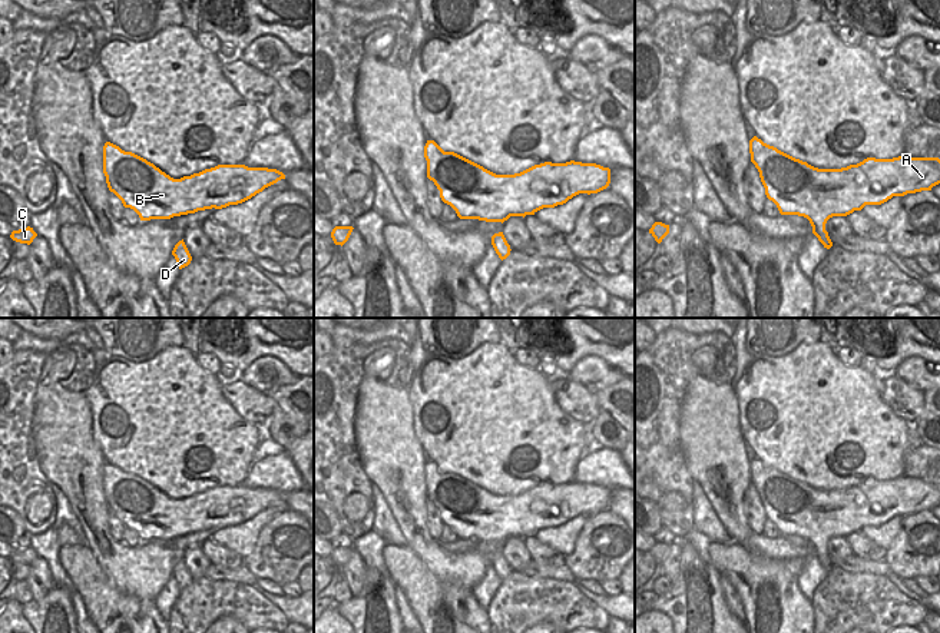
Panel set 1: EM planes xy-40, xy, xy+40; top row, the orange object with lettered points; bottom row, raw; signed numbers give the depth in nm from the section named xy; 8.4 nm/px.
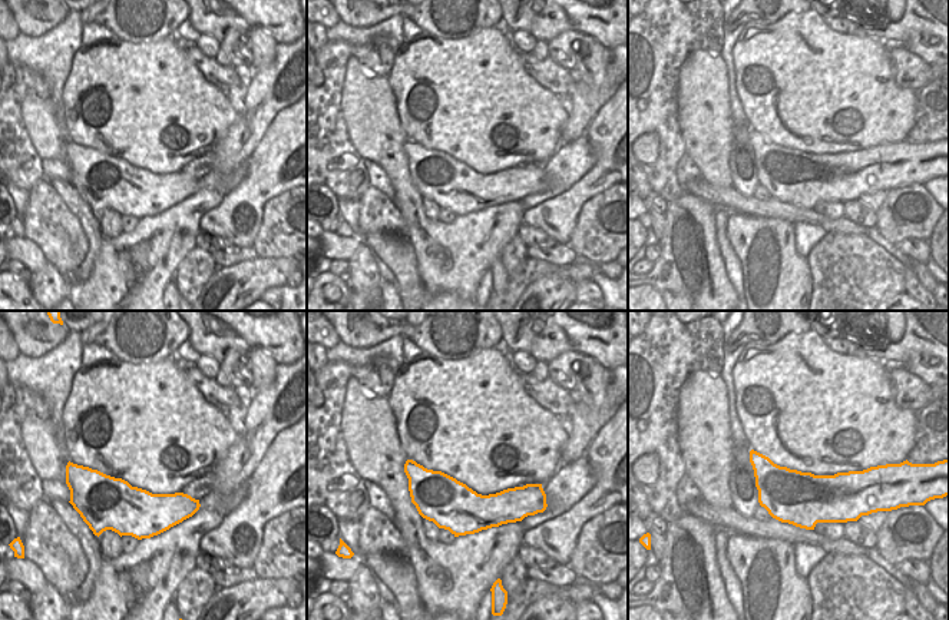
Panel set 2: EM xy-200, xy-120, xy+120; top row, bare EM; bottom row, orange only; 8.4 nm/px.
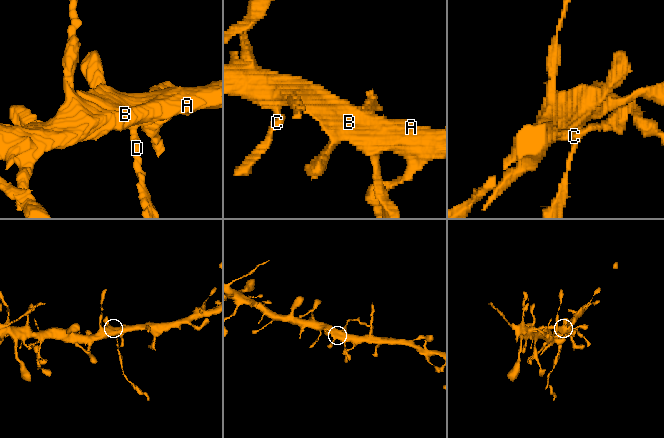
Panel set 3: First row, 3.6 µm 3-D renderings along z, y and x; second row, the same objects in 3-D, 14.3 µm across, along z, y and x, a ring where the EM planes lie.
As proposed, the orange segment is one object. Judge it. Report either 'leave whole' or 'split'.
split

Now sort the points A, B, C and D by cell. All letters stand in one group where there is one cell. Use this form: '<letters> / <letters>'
A B C / D

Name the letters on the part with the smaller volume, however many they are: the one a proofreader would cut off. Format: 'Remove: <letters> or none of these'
Remove: D

